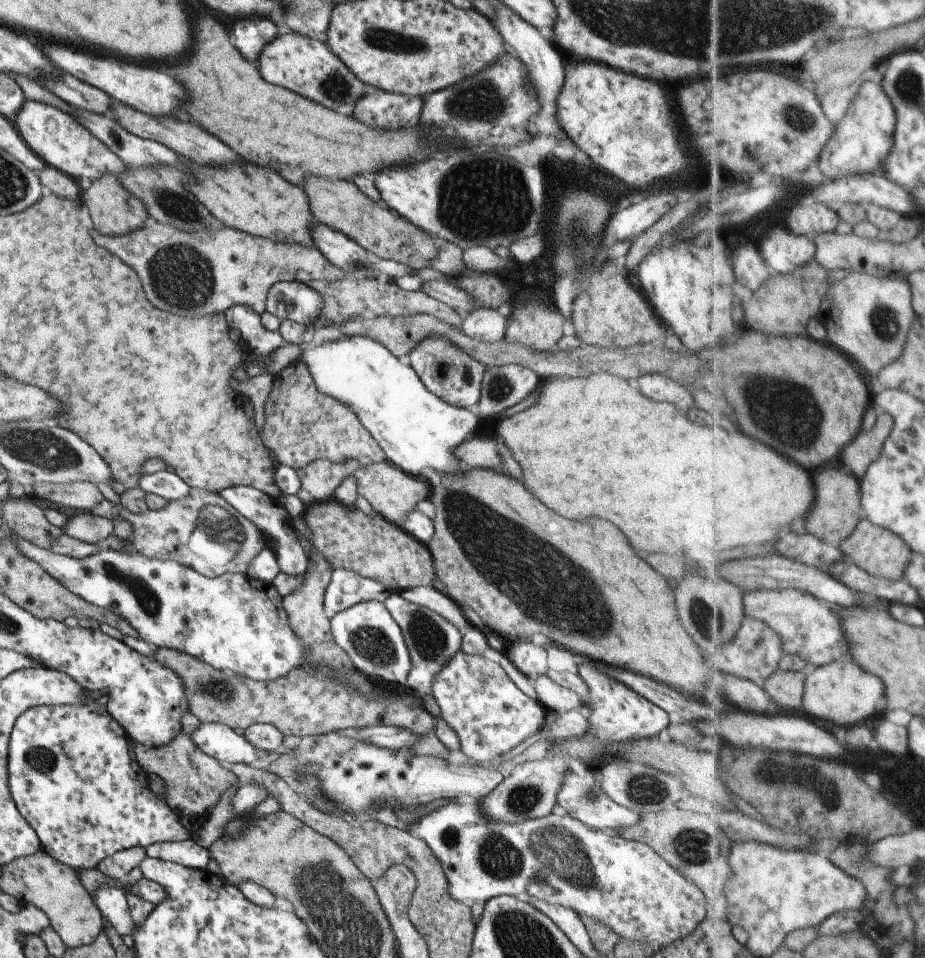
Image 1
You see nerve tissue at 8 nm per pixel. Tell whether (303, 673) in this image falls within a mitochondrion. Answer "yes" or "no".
no

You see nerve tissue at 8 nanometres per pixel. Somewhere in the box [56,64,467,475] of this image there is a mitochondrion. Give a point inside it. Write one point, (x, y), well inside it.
(181, 276)

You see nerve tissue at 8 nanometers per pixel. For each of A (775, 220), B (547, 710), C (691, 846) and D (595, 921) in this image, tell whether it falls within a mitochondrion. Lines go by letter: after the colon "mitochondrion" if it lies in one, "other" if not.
A: other
B: other
C: mitochondrion
D: other

